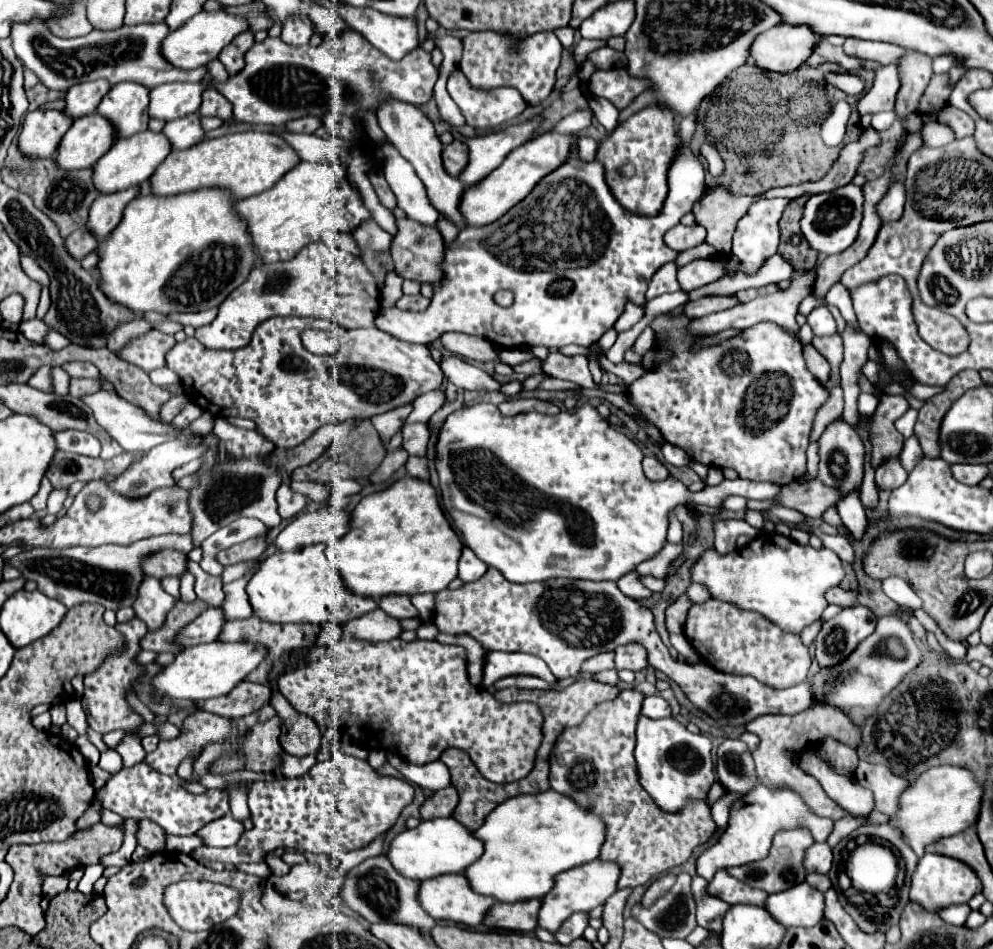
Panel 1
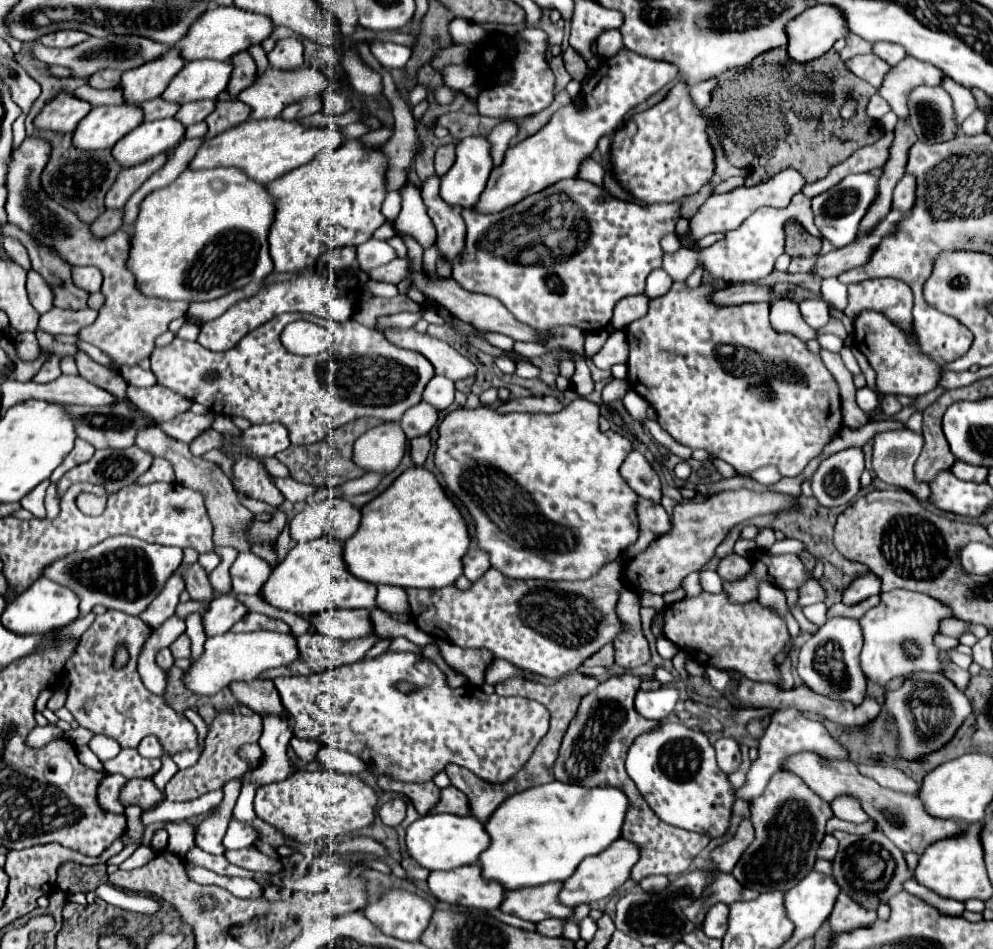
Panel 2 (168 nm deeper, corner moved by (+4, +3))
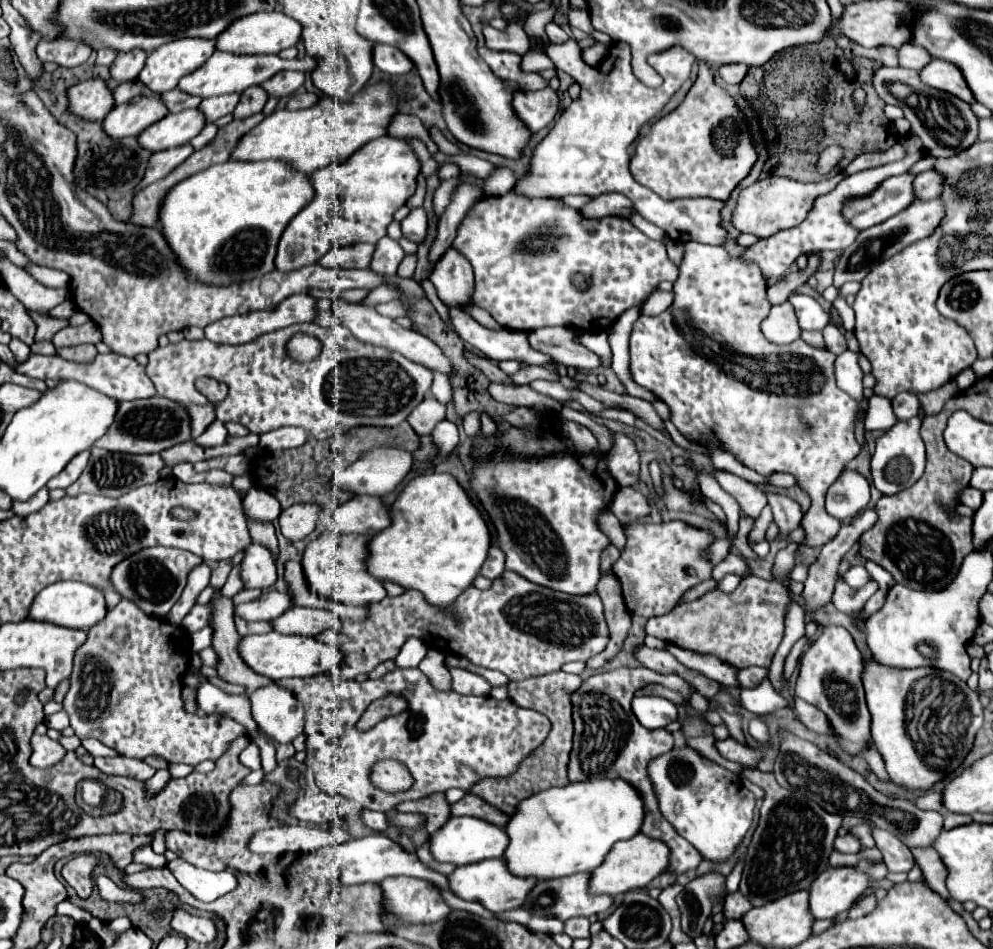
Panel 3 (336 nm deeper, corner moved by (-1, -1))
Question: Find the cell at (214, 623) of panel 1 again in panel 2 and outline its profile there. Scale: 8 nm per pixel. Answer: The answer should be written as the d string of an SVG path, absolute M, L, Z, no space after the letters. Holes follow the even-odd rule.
M219 595L203 613L203 627L207 637L227 633L245 613L249 613L249 609L237 597Z

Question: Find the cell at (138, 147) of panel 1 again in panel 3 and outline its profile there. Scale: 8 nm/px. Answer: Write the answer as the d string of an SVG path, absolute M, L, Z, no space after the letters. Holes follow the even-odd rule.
M188 109L176 115L166 115L164 119L150 125L138 137L138 143L142 149L150 149L150 153L166 151L190 143L190 139L196 137L204 125L202 113L198 109Z

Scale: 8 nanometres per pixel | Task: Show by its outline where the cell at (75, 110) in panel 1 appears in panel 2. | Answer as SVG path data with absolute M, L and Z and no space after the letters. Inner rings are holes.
M105 69L105 71L97 71L95 75L91 75L89 85L95 89L109 89L109 87L117 87L121 83L121 71L115 69Z

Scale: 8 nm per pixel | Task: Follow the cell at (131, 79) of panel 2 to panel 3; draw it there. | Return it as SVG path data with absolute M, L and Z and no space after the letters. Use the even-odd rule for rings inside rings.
M178 39L148 55L138 79L162 95L172 91L180 77L196 71L214 53L214 39Z

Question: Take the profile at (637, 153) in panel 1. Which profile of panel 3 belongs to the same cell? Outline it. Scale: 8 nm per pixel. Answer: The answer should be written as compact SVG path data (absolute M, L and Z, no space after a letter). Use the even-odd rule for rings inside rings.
M700 63L698 77L684 101L660 117L648 135L638 137L630 159L630 173L634 181L646 185L662 199L710 197L726 201L754 163L756 151L742 113L734 107L730 95L714 83L710 69ZM724 155L730 159L724 159Z

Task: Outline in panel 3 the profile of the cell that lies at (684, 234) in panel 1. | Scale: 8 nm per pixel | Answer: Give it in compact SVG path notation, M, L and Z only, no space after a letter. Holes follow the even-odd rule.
M842 173L832 179L818 181L818 183L802 183L802 181L794 181L788 177L776 177L776 175L760 179L754 185L740 191L736 207L732 211L732 227L738 229L740 233L752 233L756 237L770 237L780 229L794 227L804 221L814 199L830 193L840 181L842 181Z

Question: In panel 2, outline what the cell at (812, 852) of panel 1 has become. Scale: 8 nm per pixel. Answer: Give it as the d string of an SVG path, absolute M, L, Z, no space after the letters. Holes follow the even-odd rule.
M825 835L825 839L821 841L821 847L817 851L817 857L821 857L821 859L833 859L835 853L837 853L837 847L839 847L839 841L833 835Z

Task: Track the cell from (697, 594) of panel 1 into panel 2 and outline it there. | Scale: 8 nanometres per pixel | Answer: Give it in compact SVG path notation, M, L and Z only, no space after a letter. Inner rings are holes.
M705 569L705 571L701 573L701 585L703 585L703 589L709 591L709 593L721 593L721 591L723 591L723 579L719 577L717 571Z

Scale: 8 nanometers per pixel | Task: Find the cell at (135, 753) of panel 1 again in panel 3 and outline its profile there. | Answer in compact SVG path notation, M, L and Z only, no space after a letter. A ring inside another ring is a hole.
M122 599L108 615L88 629L88 641L76 651L74 671L70 675L70 691L64 699L64 711L70 717L70 725L80 739L94 737L104 745L116 749L126 757L144 759L148 755L164 757L168 763L198 765L204 759L216 761L232 739L246 735L246 729L232 719L218 715L198 717L190 715L182 707L180 689L188 671L190 639L184 629L170 625L164 619L144 615L132 601Z

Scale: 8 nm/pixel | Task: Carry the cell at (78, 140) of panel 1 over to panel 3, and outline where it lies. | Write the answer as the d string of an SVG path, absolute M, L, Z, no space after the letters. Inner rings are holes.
M138 97L130 103L116 105L102 121L102 131L114 139L138 137L146 127L160 121L166 115L162 99Z

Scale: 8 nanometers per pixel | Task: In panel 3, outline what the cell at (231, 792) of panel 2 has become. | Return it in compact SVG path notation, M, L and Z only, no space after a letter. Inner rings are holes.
M254 745L246 747L246 749L244 749L244 753L240 755L240 761L242 761L242 763L251 770L260 769L259 764L261 764L261 759L260 753L258 753L258 747L254 747Z

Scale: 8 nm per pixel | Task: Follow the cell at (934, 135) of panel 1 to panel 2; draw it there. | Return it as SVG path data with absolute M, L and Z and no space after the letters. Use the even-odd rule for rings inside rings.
M949 77L945 79L945 85L947 93L951 95L953 99L953 107L955 107L955 113L957 113L957 123L961 123L967 115L971 115L975 109L977 109L977 101L973 97L973 93L961 85L955 85L953 81L949 81Z

